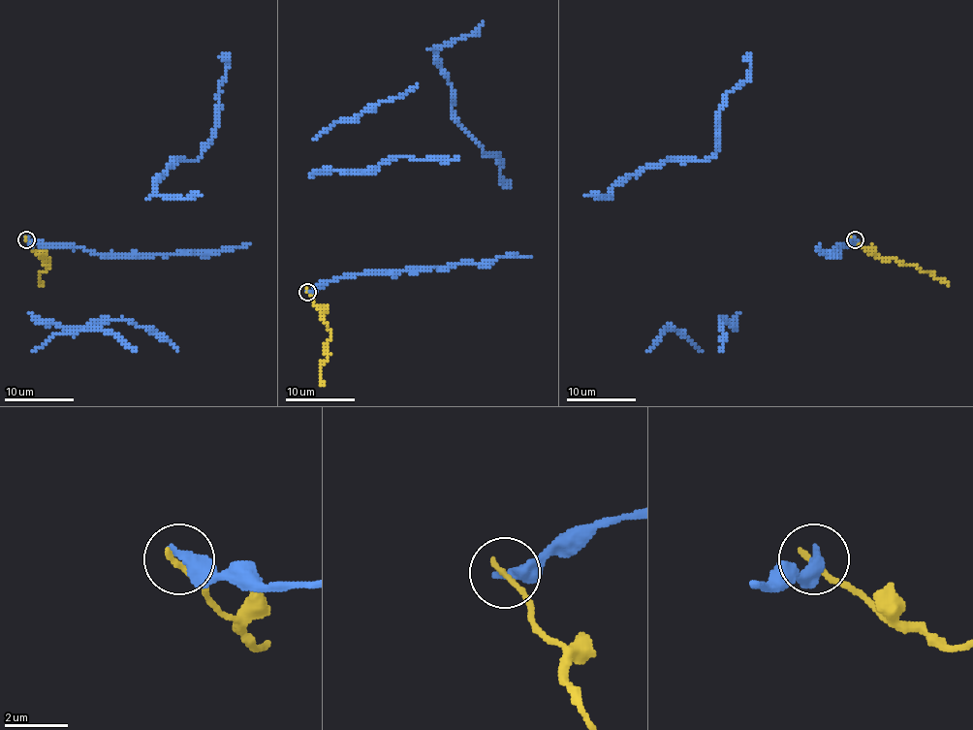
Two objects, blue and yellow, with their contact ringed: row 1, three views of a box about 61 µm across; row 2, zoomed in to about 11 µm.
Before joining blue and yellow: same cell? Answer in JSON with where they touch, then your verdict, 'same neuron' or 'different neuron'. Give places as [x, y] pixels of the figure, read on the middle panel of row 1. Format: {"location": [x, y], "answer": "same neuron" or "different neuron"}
{"location": [307, 292], "answer": "different neuron"}

